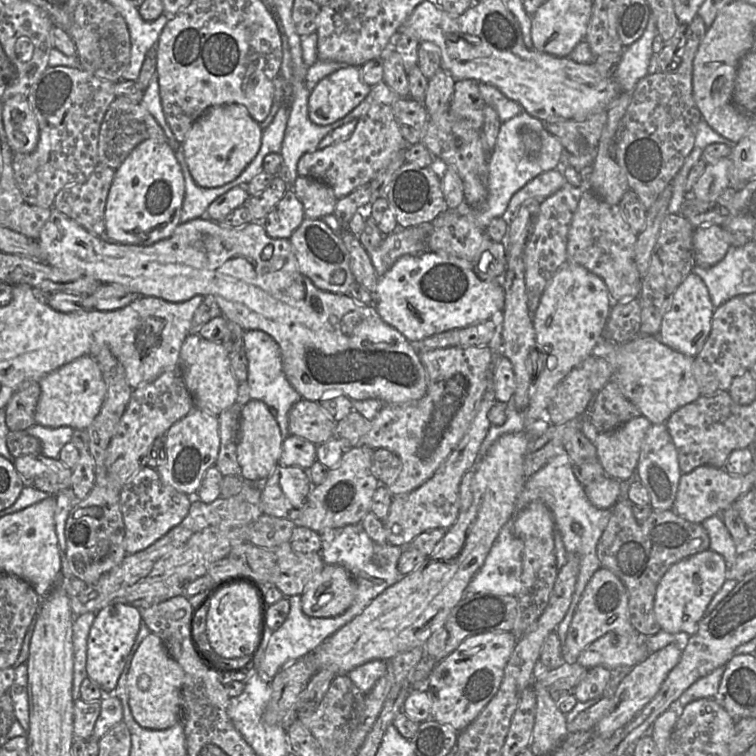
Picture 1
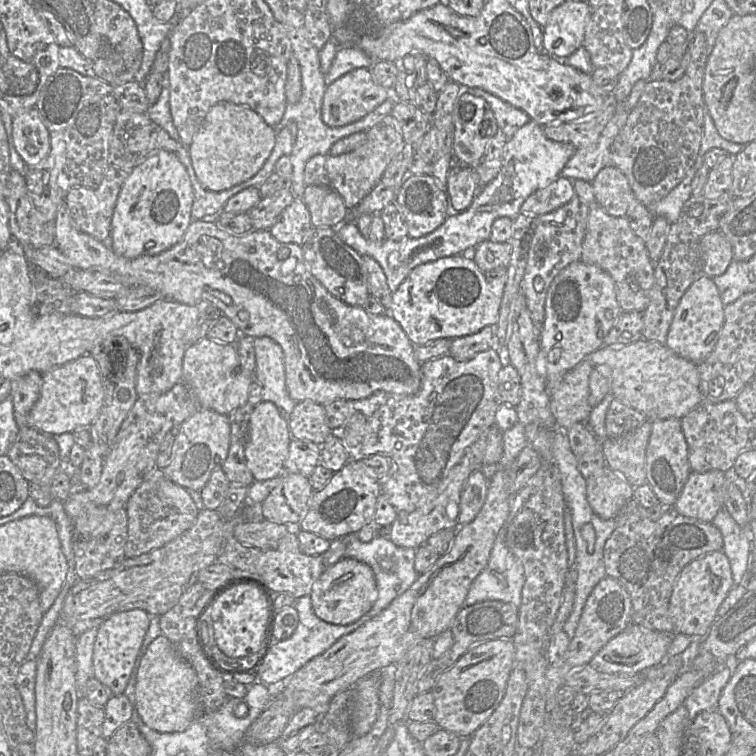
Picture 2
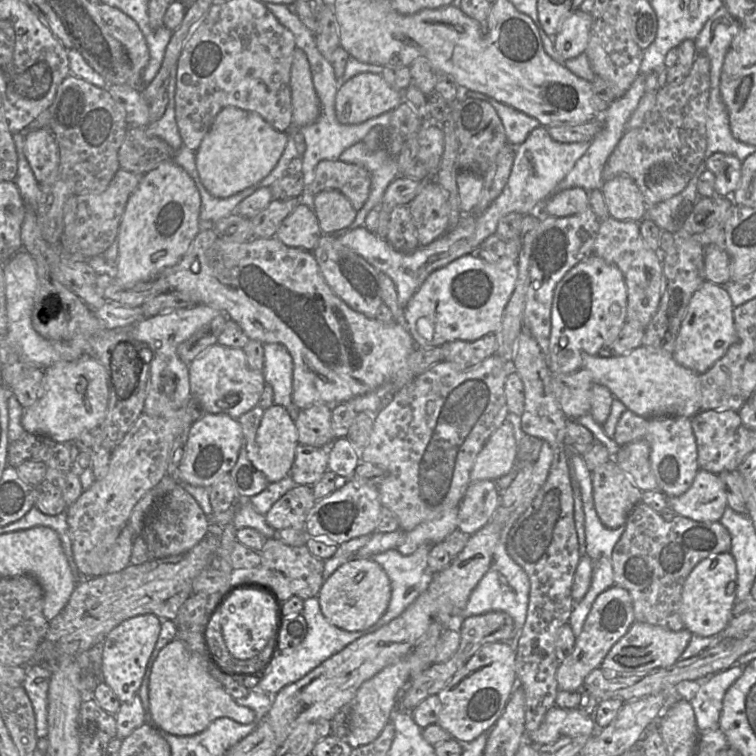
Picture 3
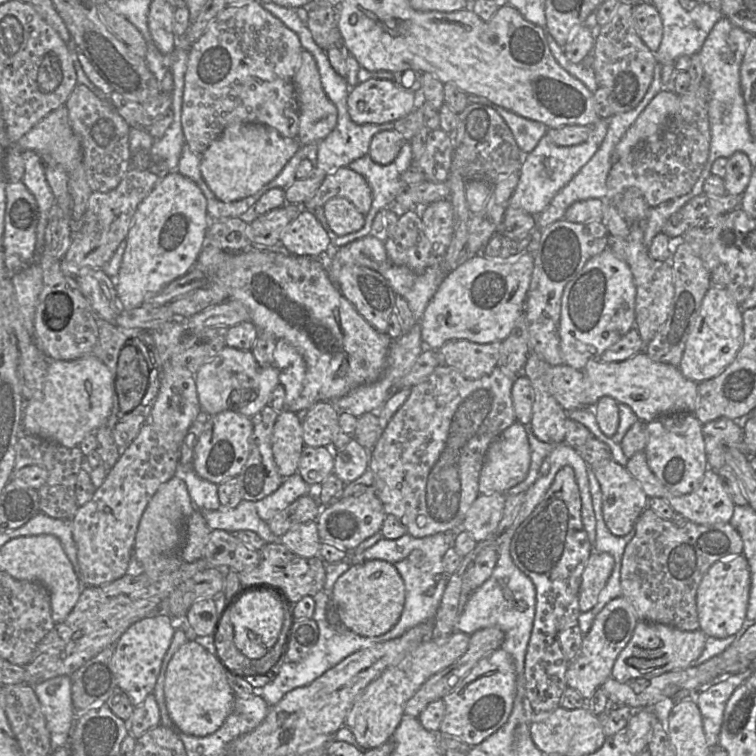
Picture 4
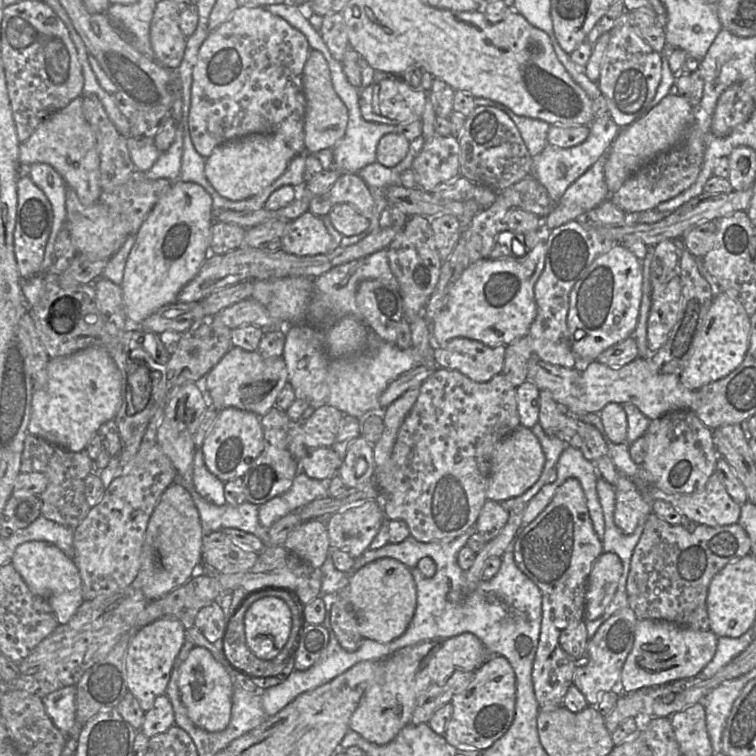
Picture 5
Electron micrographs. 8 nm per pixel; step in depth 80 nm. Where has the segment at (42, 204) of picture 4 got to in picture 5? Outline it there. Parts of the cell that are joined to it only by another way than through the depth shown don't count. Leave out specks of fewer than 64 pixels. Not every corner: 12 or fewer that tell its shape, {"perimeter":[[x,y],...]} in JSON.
{"perimeter":[[31,164],[28,176],[52,206],[51,232],[67,228],[68,186],[52,166]]}

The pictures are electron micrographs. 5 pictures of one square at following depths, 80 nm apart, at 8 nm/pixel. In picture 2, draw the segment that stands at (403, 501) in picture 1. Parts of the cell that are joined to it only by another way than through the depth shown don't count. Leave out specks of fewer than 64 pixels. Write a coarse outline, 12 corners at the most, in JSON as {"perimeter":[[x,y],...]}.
{"perimeter":[[466,449],[444,490],[398,512],[384,534],[419,548],[458,528],[461,492],[472,472]]}

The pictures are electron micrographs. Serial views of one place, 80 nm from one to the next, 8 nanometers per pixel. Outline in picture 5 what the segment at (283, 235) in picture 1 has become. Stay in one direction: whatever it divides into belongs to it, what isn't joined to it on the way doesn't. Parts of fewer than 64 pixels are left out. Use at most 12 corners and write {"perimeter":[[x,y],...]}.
{"perimeter":[[310,211],[288,224],[282,249],[296,256],[336,247]]}

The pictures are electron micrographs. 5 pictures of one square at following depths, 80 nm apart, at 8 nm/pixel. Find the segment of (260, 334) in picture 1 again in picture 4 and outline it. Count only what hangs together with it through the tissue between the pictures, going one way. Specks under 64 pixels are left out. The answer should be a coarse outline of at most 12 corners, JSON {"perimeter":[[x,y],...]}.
{"perimeter":[[277,340],[273,366],[288,407],[303,389],[305,361]]}

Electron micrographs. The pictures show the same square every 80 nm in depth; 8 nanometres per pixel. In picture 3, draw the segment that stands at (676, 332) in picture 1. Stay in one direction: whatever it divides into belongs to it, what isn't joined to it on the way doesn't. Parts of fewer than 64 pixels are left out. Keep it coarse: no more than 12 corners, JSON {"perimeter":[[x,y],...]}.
{"perimeter":[[725,287],[693,294],[673,351],[698,375],[738,340]]}

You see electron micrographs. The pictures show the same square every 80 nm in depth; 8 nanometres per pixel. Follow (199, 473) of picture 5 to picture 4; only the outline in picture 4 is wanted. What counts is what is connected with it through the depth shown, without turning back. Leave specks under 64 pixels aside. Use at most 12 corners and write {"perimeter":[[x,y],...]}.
{"perimeter":[[180,466],[176,476],[187,485],[197,509],[218,510],[218,484]]}

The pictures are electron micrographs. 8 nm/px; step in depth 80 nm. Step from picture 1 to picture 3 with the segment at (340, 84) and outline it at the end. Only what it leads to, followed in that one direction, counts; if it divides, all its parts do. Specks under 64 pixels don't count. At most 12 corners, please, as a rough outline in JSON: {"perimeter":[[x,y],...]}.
{"perimeter":[[381,75],[341,83],[335,114],[360,124],[392,112],[403,93]]}

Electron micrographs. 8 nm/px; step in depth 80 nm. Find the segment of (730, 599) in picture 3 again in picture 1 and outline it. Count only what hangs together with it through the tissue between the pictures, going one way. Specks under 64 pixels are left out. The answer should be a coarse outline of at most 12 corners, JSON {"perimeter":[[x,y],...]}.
{"perimeter":[[710,549],[672,565],[654,613],[661,630],[695,634],[726,579]]}

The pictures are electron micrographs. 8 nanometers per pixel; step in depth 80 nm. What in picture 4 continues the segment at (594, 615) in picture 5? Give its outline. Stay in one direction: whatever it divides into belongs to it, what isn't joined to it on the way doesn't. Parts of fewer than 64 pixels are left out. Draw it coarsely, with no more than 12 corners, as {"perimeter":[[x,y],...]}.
{"perimeter":[[593,551],[579,588],[580,611],[591,610],[614,568],[614,558]]}

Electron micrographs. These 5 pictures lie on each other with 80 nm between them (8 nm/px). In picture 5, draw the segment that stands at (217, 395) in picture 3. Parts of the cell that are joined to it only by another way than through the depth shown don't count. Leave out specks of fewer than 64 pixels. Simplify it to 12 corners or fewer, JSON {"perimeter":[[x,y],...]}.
{"perimeter":[[233,346],[202,386],[215,409],[262,416],[287,383],[282,357]]}

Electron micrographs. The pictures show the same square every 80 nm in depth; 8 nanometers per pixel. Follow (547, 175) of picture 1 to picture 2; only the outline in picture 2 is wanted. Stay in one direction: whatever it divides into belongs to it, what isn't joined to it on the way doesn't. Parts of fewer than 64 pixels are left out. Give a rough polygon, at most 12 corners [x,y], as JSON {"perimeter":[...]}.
{"perimeter":[[559,176],[532,193],[520,214],[543,215],[568,203],[575,190]]}

